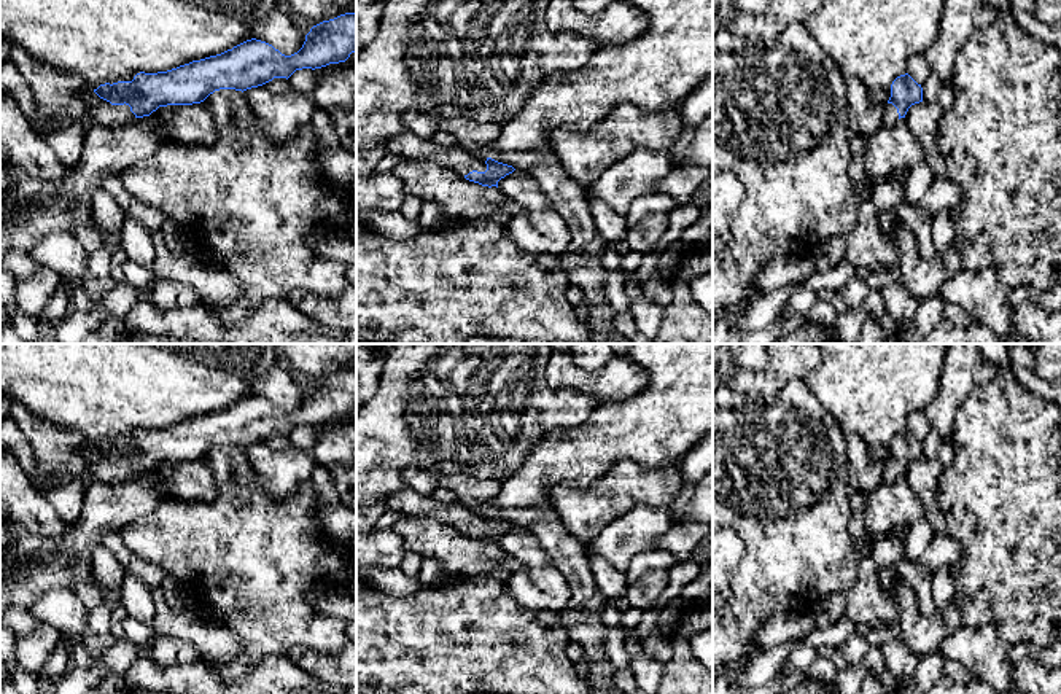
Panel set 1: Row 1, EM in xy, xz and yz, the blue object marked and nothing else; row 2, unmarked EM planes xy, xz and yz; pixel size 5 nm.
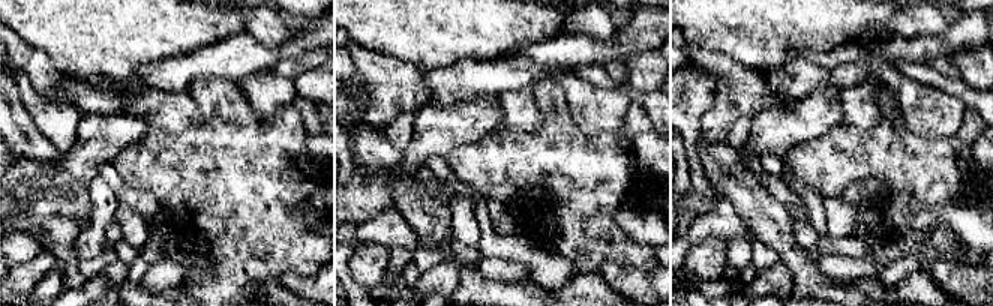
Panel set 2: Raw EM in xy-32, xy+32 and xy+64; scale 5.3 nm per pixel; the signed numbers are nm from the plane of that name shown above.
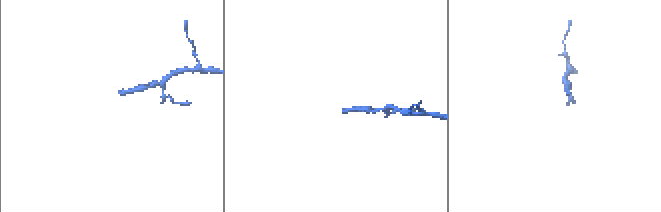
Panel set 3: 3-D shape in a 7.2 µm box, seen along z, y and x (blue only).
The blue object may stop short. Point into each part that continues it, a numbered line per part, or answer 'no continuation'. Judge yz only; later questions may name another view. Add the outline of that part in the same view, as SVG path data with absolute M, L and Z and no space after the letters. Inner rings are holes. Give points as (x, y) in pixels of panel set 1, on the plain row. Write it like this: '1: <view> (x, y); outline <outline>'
1: yz (889, 471); outline M886 460L881 463L881 478L883 482L892 484L899 476L897 465L892 460Z

